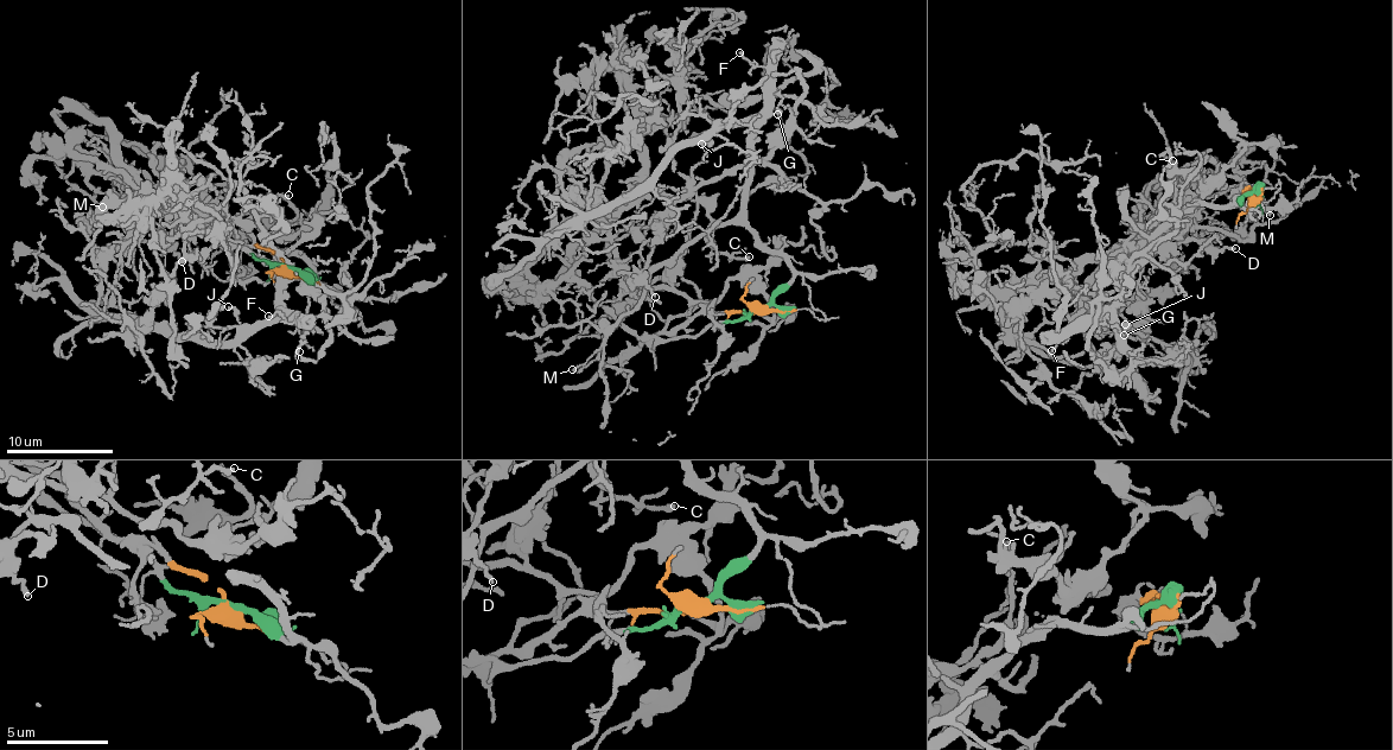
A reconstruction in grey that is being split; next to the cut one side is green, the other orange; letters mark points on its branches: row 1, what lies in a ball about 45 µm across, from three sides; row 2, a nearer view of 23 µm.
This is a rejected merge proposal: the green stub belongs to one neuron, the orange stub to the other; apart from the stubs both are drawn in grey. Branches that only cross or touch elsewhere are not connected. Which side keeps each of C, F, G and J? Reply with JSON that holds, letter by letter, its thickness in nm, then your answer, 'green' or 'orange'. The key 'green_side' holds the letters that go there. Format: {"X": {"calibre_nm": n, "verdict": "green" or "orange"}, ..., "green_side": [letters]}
{"C": {"calibre_nm": 220, "verdict": "green"}, "F": {"calibre_nm": 150, "verdict": "green"}, "G": {"calibre_nm": 110, "verdict": "green"}, "J": {"calibre_nm": 240, "verdict": "green"}, "green_side": ["C", "F", "G", "J"]}

